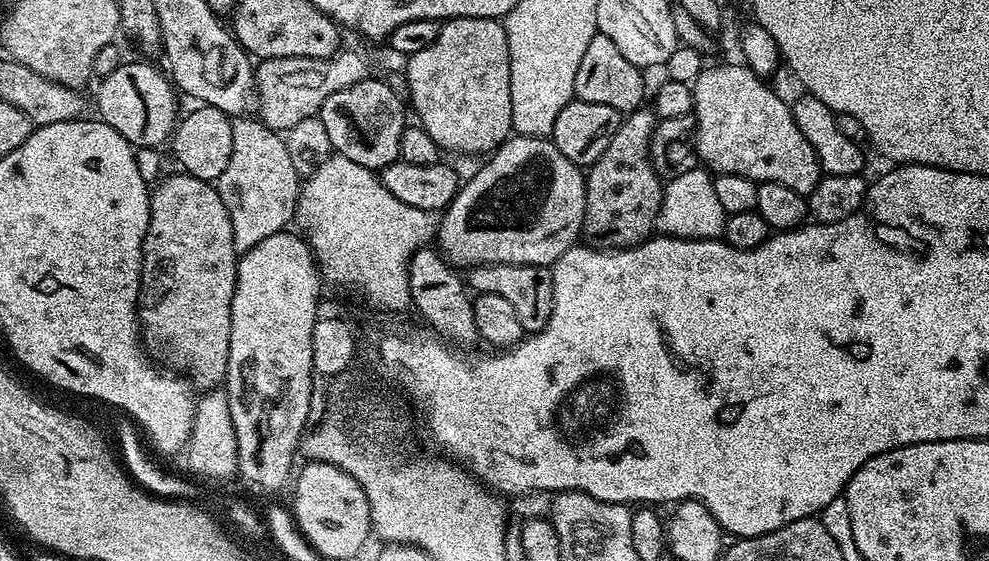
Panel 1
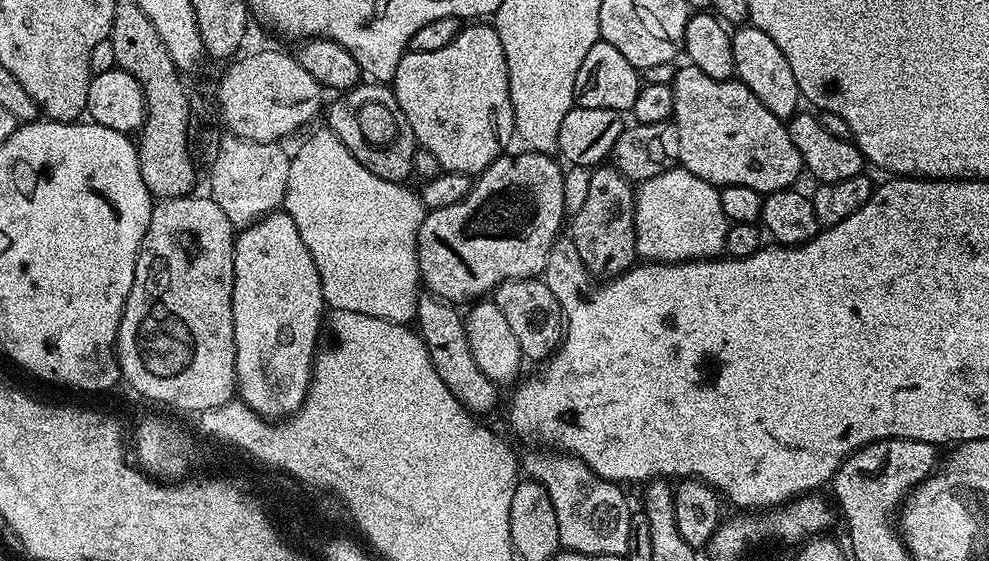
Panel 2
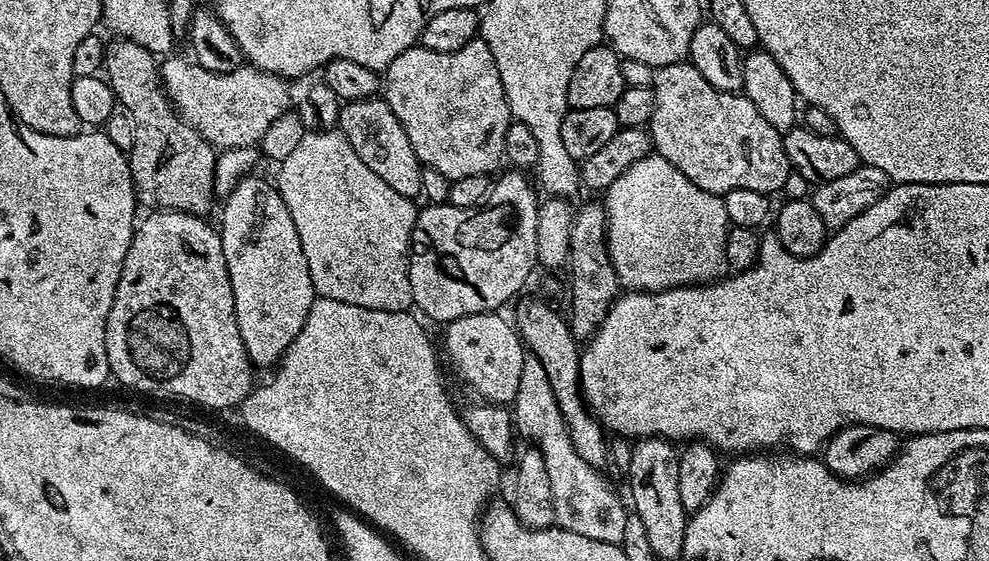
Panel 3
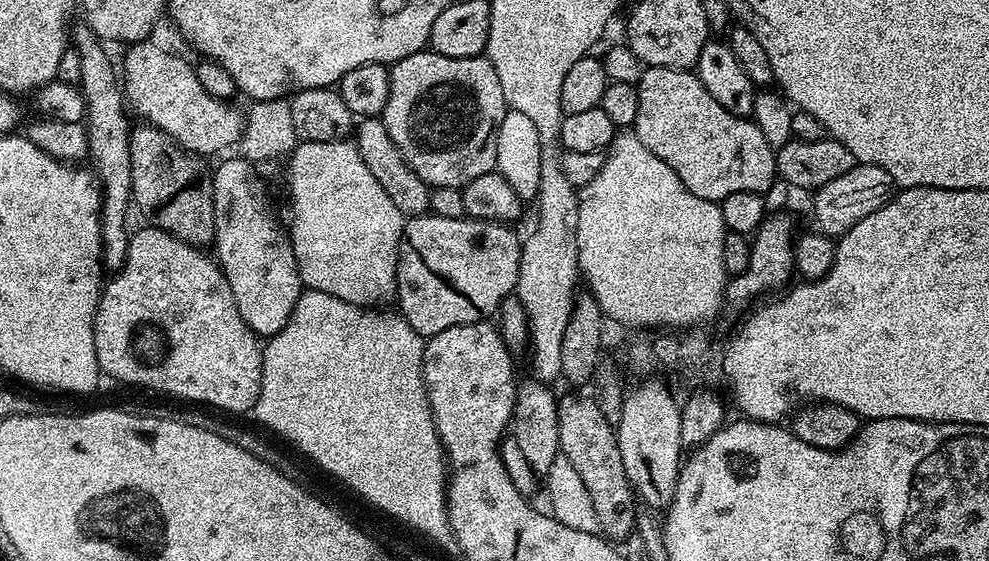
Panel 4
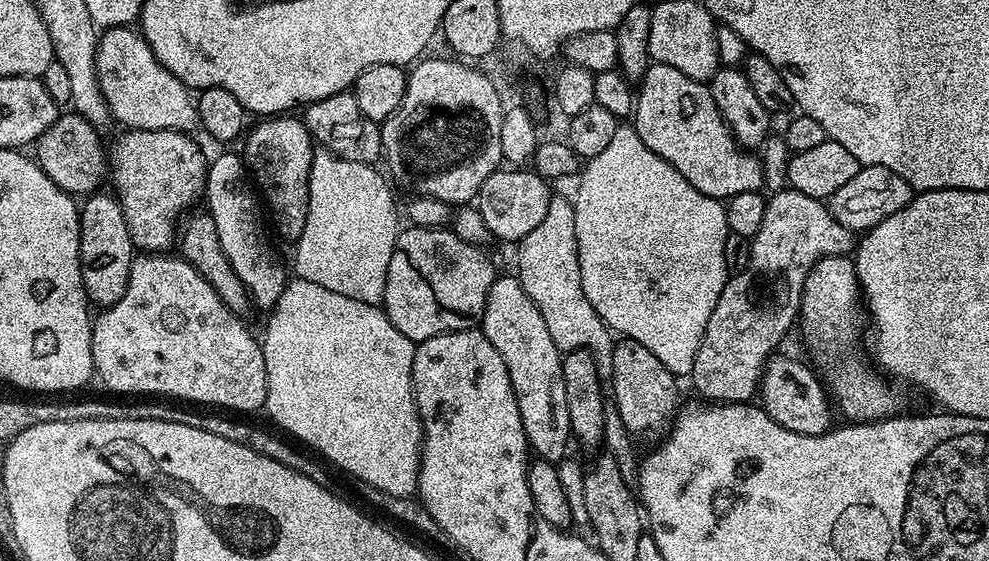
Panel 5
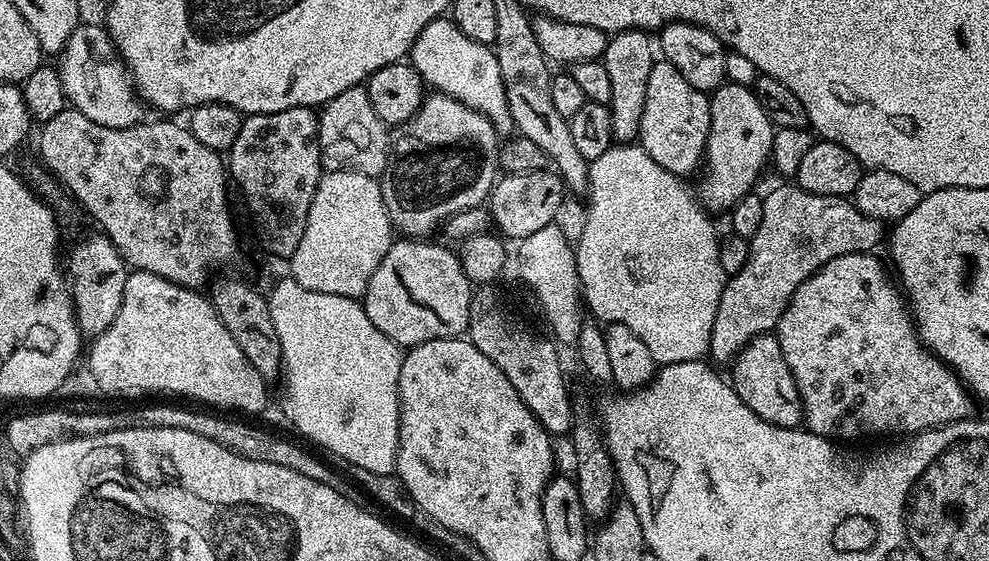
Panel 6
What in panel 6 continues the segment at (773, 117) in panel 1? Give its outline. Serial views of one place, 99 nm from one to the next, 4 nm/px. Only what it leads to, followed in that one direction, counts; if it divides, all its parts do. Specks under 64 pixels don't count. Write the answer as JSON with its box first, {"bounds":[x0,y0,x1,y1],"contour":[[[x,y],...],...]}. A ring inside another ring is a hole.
{"bounds":[638,58,710,178],"contour":[[[663,58],[657,59],[647,79],[646,102],[640,120],[638,143],[641,148],[670,174],[688,178],[701,167],[706,138],[710,134],[710,96],[700,92],[674,66]]]}

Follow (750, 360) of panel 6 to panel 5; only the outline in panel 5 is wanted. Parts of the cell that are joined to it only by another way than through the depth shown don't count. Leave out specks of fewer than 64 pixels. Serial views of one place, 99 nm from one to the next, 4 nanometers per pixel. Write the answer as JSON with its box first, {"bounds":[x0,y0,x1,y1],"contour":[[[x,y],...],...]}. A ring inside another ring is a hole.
{"bounds":[758,355,834,436],"contour":[[[773,355],[763,368],[758,389],[759,407],[770,418],[774,418],[778,426],[786,426],[786,430],[794,430],[794,434],[817,436],[829,431],[834,424],[834,404],[821,377],[802,361],[780,355]]]}

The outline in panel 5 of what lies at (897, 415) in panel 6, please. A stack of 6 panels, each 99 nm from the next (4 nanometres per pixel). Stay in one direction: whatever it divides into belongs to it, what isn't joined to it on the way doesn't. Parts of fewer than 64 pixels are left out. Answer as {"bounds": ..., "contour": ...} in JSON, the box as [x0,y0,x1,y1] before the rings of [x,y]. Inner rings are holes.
{"bounds":[798,256,897,424],"contour":[[[827,256],[812,267],[806,278],[804,288],[800,292],[800,315],[798,317],[798,332],[804,335],[804,344],[812,351],[816,359],[815,367],[834,401],[835,407],[848,422],[866,424],[869,420],[886,420],[897,415],[896,392],[887,384],[879,371],[871,372],[864,364],[852,361],[852,351],[856,348],[856,339],[860,336],[860,312],[862,316],[862,293],[856,277],[856,265],[848,256]]]}

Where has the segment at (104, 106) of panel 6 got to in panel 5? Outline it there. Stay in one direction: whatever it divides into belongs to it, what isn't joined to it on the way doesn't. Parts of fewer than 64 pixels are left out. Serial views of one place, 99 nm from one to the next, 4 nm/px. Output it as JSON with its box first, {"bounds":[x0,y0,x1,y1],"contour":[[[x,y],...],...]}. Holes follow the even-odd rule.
{"bounds":[96,27,197,132],"contour":[[[135,27],[106,28],[99,33],[96,41],[96,77],[112,111],[115,123],[125,124],[128,130],[141,132],[142,130],[170,130],[171,132],[193,131],[197,127],[196,106],[193,93],[166,66],[158,62],[154,50],[145,42],[143,35]]]}

